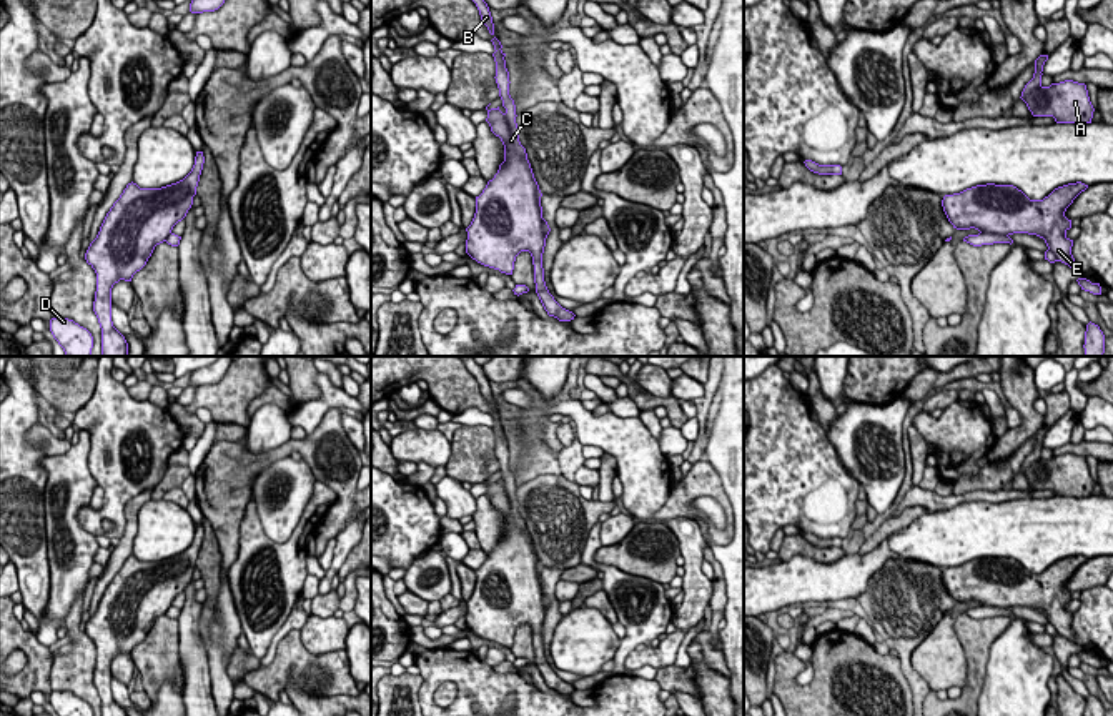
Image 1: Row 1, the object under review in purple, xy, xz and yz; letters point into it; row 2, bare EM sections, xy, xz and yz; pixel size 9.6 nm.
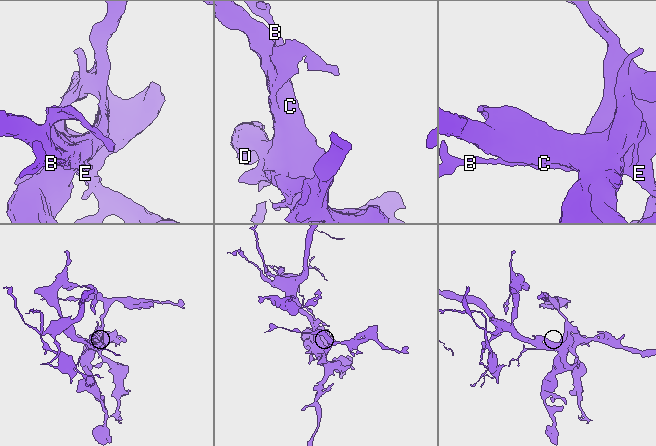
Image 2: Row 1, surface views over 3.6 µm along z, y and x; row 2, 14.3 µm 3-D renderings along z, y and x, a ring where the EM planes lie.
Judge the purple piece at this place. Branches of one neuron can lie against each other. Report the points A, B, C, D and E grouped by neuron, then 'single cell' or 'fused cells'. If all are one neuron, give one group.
A C D E / B | fused cells

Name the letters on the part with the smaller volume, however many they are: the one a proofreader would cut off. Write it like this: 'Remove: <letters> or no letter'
Remove: B

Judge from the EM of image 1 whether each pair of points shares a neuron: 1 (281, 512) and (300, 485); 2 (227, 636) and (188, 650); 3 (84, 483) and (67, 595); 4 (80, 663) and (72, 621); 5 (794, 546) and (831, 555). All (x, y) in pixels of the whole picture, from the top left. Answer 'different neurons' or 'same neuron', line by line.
1: same neuron
2: different neurons
3: same neuron
4: same neuron
5: same neuron

